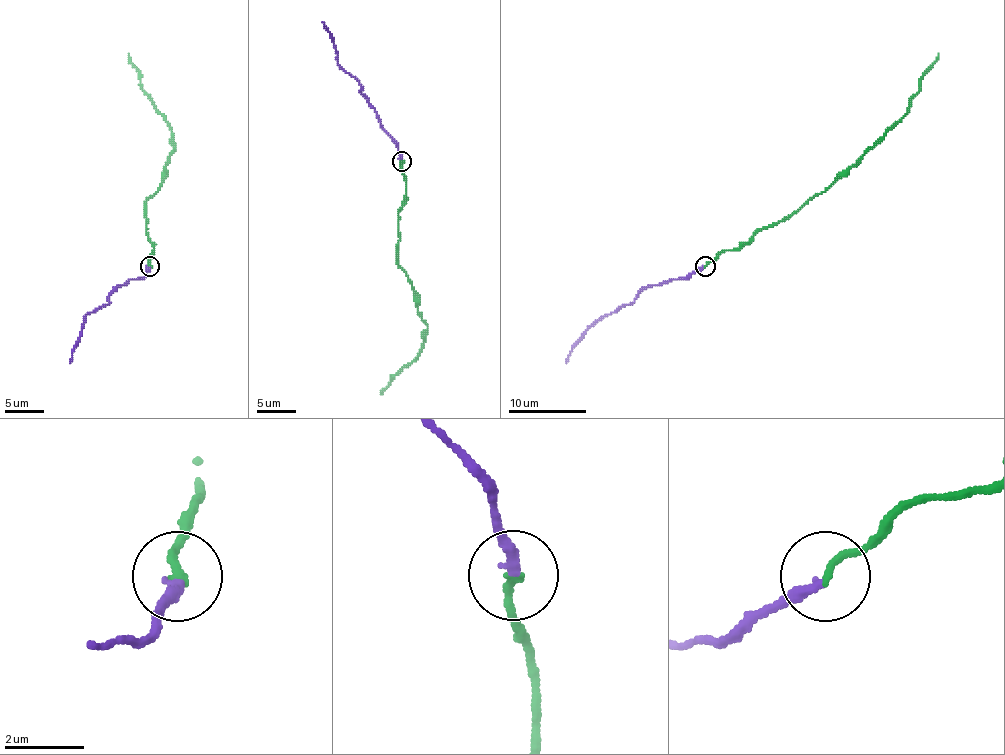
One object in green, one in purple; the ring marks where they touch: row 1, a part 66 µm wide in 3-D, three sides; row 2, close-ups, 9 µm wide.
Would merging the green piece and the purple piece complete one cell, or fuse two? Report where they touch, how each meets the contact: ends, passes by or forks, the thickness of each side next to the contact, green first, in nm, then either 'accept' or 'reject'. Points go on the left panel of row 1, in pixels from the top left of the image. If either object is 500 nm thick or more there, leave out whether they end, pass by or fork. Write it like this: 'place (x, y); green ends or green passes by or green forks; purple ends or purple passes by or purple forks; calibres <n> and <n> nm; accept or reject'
place (149, 266); green ends; purple ends; calibres 190 and 260 nm; accept

